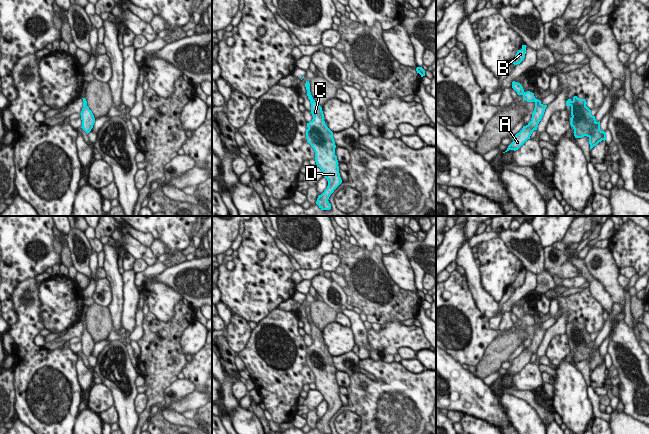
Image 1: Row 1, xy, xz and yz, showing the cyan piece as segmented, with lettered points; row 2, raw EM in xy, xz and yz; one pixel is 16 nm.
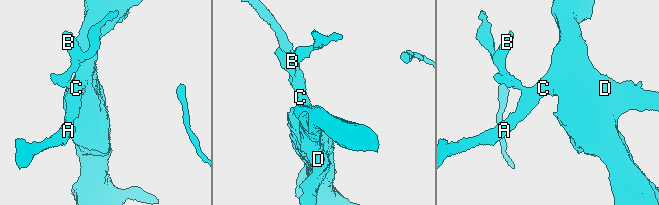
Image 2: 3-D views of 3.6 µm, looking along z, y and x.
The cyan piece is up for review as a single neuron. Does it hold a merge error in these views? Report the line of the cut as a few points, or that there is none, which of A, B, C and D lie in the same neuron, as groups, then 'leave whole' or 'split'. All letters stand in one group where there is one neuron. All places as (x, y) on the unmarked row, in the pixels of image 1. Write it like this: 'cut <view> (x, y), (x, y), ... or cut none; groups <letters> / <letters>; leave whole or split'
cut none; groups A B C D; leave whole

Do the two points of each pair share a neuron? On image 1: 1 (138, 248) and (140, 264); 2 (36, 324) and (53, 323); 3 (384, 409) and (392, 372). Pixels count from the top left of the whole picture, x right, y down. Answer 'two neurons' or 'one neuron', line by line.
1: two neurons
2: two neurons
3: one neuron

